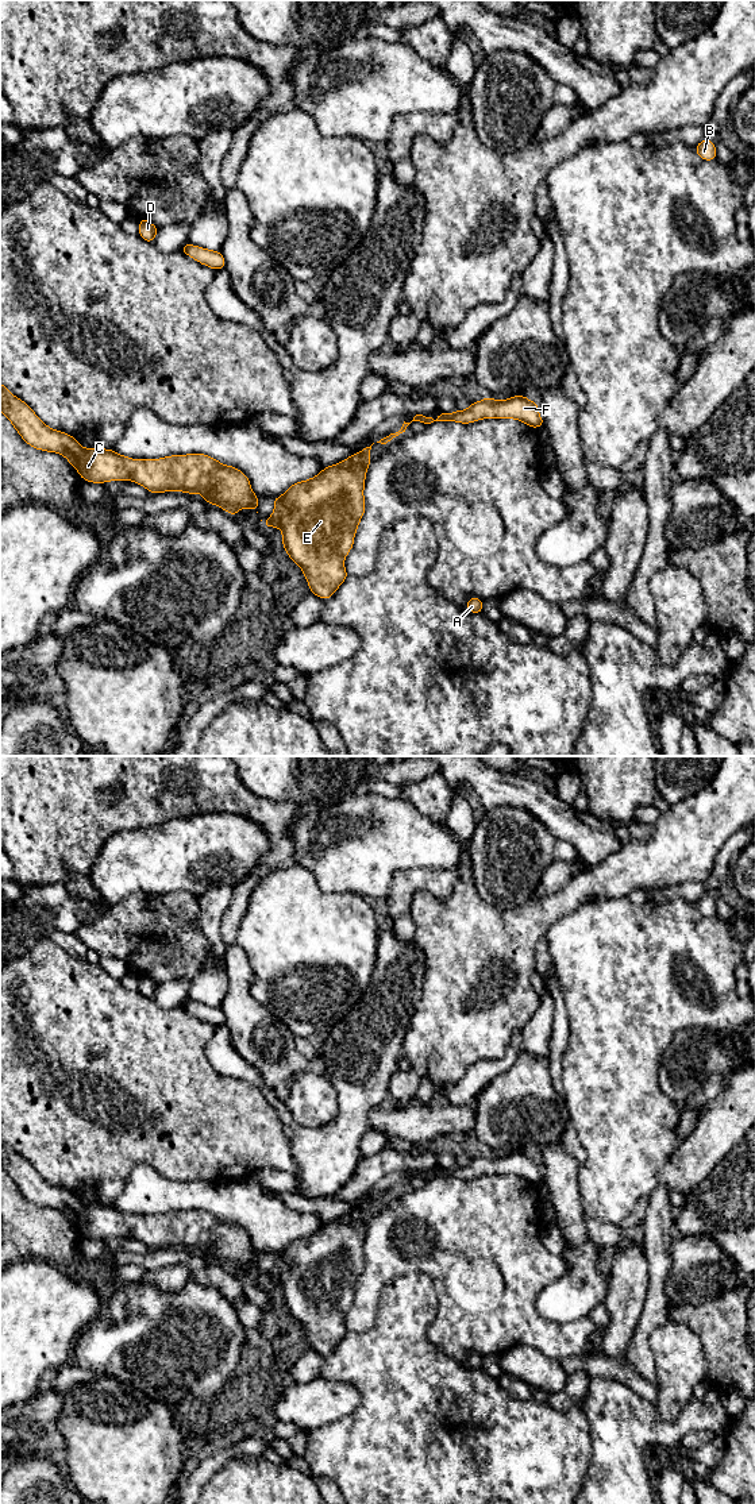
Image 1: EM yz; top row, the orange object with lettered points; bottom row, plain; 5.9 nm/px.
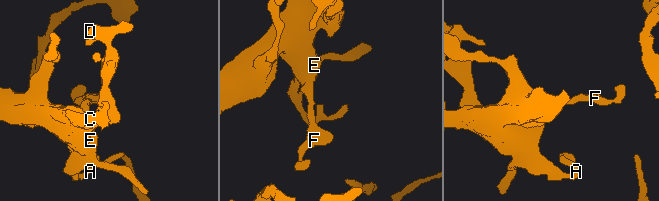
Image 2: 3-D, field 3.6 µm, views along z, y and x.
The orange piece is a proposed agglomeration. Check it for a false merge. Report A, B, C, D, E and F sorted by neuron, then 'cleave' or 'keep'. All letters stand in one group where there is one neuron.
groups A B C D E F; keep

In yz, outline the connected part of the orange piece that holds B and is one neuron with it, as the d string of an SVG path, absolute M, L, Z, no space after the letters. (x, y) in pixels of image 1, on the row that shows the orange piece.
M704 139L694 147L694 150L704 161L713 161L717 157L716 146L710 139Z

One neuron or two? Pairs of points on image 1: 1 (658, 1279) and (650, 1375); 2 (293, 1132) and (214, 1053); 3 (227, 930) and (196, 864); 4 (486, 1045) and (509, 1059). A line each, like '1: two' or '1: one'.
1: one
2: one
3: two
4: two

